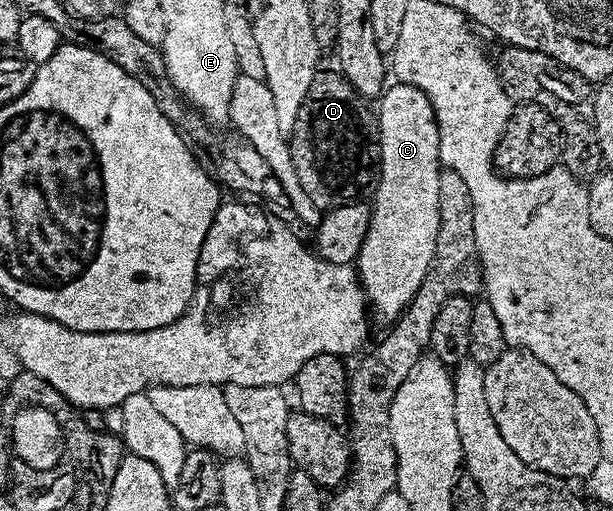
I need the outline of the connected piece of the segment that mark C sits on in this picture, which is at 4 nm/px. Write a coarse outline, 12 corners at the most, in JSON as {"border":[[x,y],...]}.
{"border":[[391,83],[382,167],[356,271],[393,322],[422,289],[440,226],[433,102]]}

